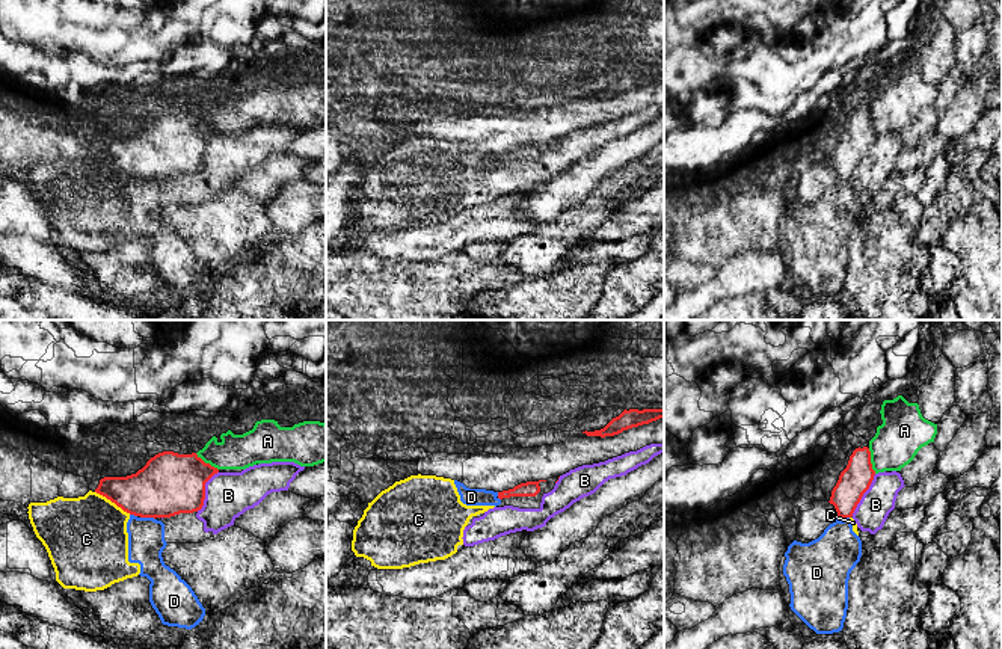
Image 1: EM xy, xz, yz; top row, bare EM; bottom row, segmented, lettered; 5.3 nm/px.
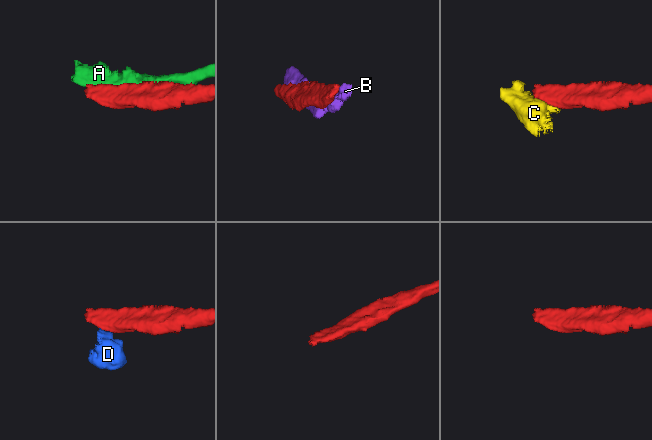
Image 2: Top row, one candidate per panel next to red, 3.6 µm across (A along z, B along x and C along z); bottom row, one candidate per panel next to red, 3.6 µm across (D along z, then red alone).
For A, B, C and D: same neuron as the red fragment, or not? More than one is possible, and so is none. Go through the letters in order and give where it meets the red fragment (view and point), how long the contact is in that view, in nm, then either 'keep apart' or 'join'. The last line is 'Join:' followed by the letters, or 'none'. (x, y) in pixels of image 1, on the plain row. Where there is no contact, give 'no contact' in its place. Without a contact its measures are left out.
A: meets red in yz at (869, 123); contact 140 nm long; keep apart
B: meets red in xy at (204, 154); contact 240 nm long; keep apart
C: meets red in xy at (113, 163); contact 220 nm long; keep apart
D: meets red in xy at (148, 178); contact 80 nm long; keep apart
Join: none

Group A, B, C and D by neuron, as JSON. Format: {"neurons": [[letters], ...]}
{"neurons": [["A"], ["B", "C", "D"]]}

